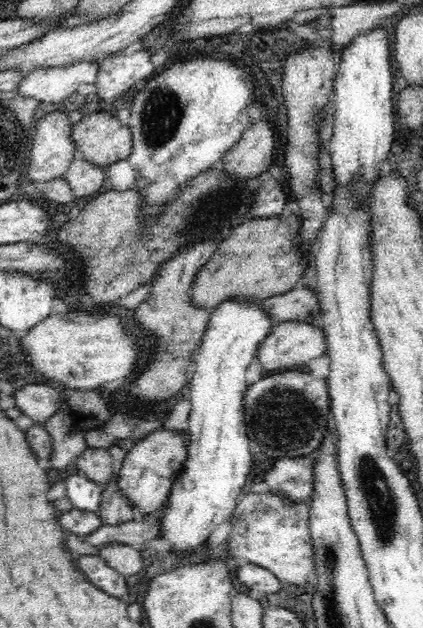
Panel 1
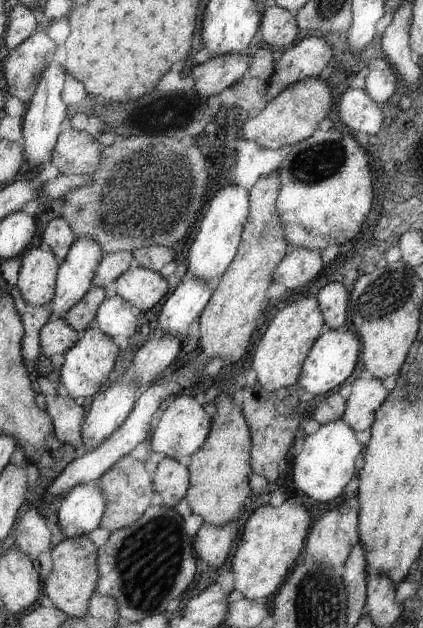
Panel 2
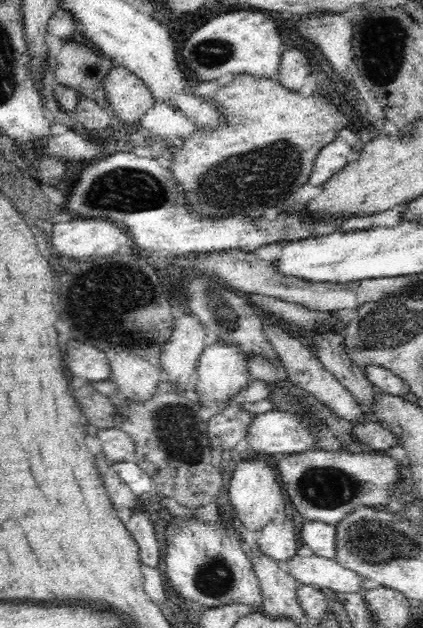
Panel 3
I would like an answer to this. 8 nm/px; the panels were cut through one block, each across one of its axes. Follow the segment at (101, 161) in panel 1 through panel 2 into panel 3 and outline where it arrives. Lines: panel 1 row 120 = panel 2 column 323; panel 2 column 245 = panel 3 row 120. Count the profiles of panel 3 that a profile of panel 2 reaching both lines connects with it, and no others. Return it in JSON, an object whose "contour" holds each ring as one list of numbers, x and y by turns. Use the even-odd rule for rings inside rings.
{"contour":[[113,66,103,85,109,107,122,121,136,128,141,116,154,106,155,98,149,88,128,67]]}

